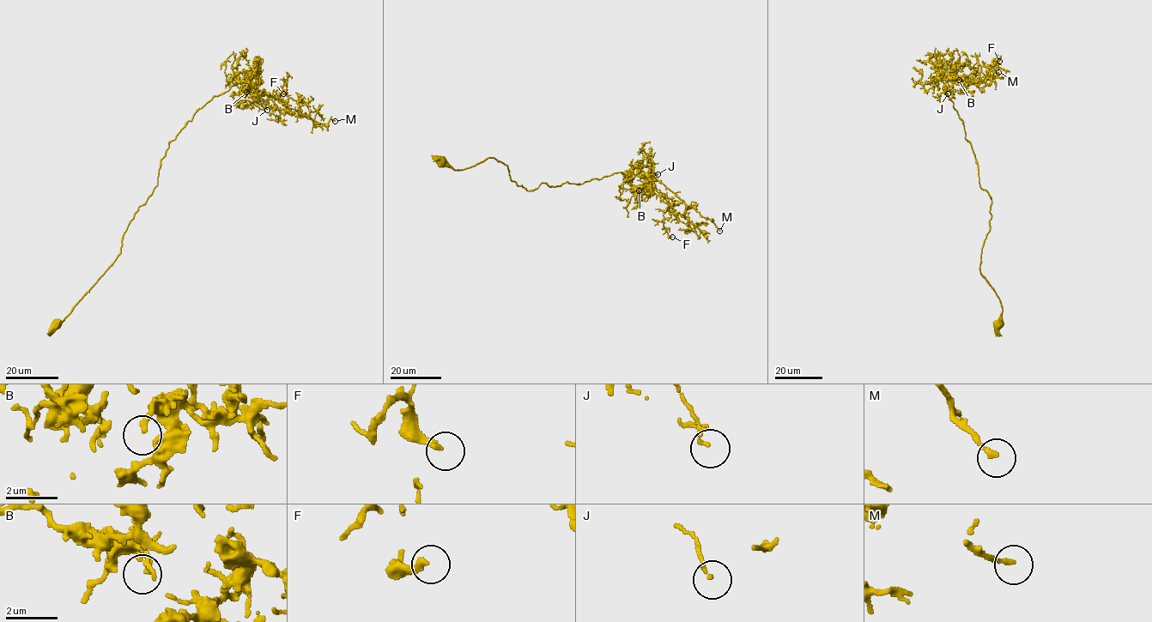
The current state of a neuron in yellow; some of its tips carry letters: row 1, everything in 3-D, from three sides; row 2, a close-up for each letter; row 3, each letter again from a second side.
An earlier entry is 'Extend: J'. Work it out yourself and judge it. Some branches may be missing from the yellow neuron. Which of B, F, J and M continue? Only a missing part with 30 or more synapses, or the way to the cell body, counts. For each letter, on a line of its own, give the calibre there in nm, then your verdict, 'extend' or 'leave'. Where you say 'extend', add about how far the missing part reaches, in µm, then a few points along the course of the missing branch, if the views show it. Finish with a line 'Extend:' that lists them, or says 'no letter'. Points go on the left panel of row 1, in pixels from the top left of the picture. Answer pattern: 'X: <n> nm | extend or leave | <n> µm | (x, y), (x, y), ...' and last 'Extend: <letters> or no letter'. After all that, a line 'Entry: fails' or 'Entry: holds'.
B: 200 nm | leave
F: 220 nm | leave
J: 110 nm | leave
M: 180 nm | leave
Extend: no letter
Entry: fails

